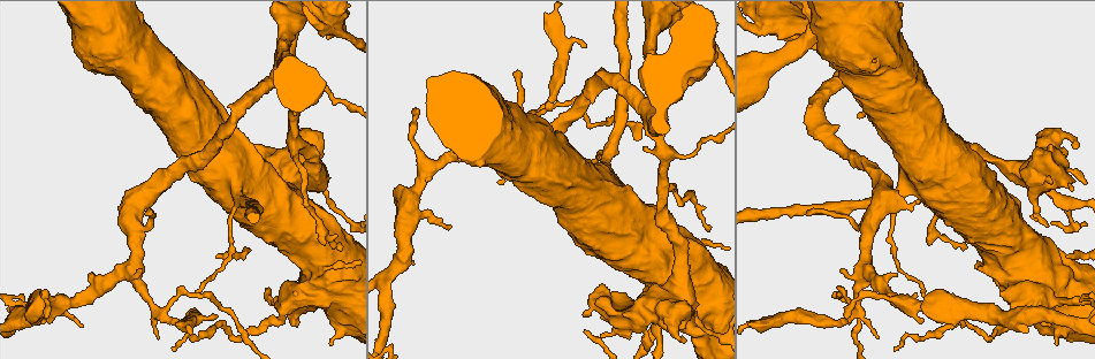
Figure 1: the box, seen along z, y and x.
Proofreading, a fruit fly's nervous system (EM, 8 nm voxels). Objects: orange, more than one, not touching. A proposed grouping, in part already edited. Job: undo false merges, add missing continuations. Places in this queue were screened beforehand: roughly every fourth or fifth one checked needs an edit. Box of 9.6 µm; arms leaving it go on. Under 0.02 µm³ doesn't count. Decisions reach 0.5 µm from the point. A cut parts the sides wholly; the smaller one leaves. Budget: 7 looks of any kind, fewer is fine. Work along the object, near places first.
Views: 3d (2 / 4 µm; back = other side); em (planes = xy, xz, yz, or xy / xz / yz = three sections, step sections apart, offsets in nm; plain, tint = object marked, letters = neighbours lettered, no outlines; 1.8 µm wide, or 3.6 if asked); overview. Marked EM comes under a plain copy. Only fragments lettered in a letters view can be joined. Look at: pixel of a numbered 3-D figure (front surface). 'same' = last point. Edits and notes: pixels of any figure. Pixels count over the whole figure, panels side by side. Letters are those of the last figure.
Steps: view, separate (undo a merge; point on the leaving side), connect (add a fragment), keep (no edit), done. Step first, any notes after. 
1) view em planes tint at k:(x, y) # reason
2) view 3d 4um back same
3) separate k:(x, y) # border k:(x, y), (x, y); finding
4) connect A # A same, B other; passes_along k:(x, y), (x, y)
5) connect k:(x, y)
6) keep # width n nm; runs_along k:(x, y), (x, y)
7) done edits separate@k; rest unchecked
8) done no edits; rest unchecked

view 3d 4um at 1:(878, 59) # touches itself

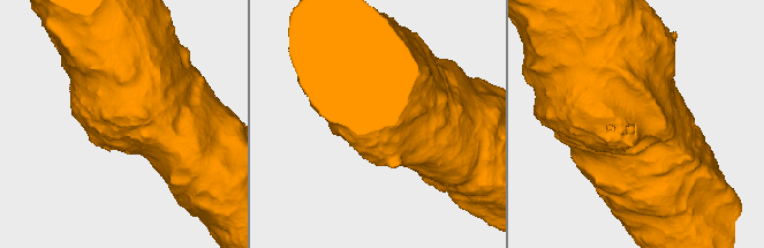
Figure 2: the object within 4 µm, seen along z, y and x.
view em 3.6um yz step 8 tint at 2:(633, 127) # now the EM

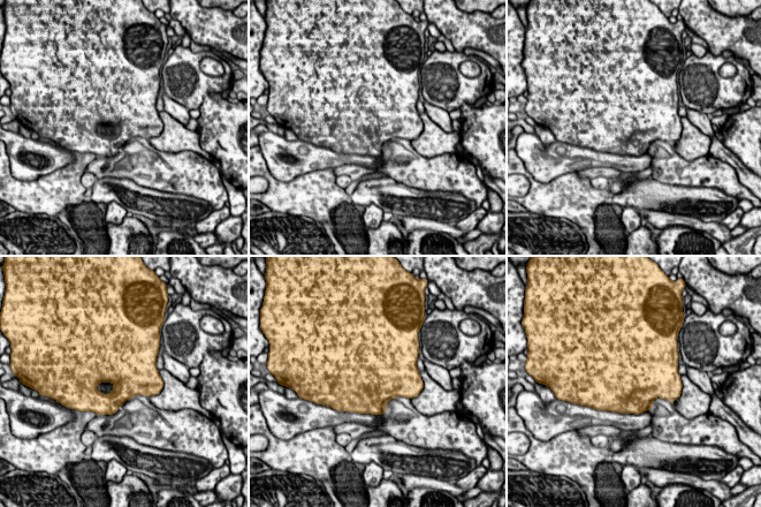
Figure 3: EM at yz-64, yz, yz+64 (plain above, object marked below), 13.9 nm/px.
view em 3.6um planes letters same

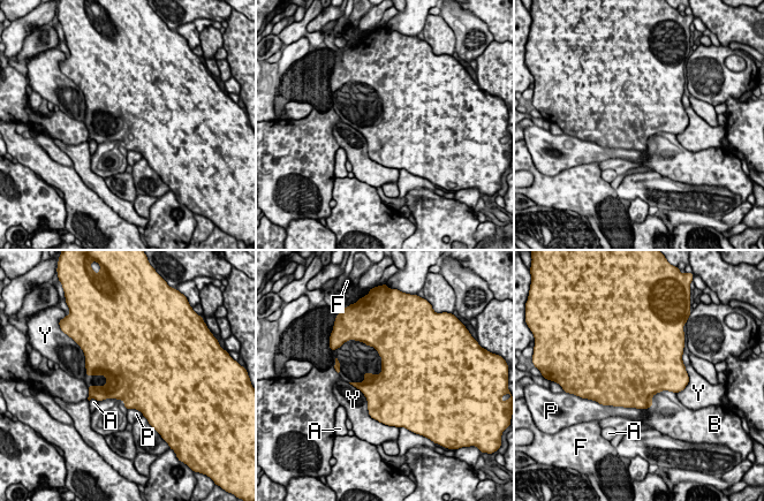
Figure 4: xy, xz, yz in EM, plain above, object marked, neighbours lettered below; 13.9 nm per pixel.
keep # A other, B other, F other, P other, Y other; all the same cell

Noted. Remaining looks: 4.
view em 3.6um yz step 16 letters at 1:(753, 27) # sudden change in width

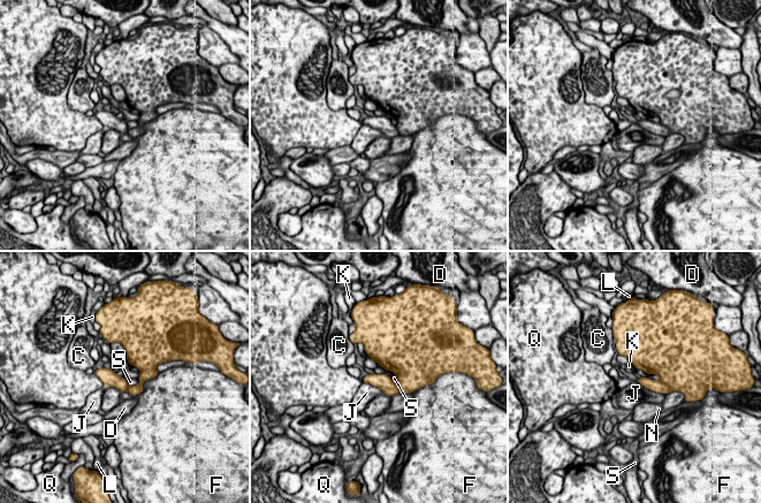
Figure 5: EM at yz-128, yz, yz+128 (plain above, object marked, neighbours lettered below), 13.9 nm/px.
separate 5:(652, 385) # longest_contact F 500 nm; C other, D other, F other, J other, K other, L other, N other, Q other, S other; a second cell is stuck on

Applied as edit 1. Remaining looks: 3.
view overview

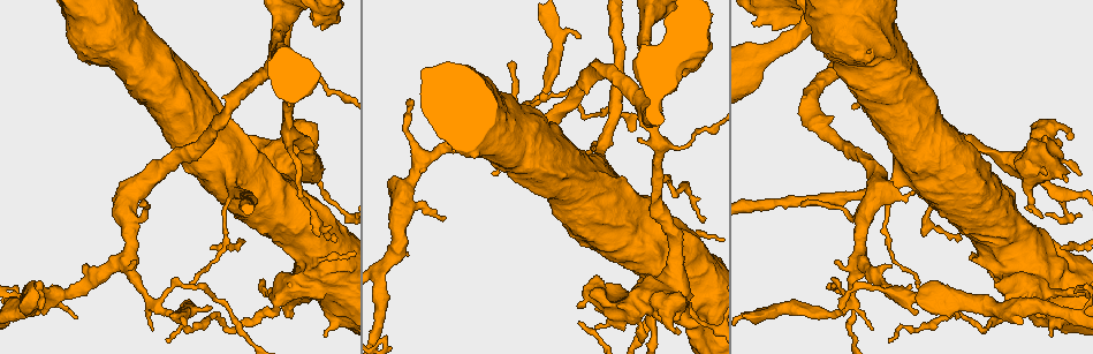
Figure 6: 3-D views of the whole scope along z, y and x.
view 3d 4um at 6:(316, 254) # abrupt turn

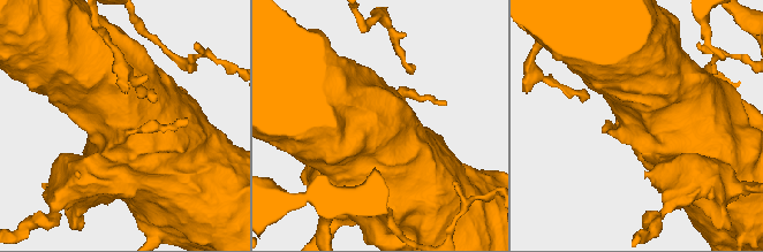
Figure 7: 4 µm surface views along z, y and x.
view em 3.6um yz step 4 letters at 7:(631, 126)

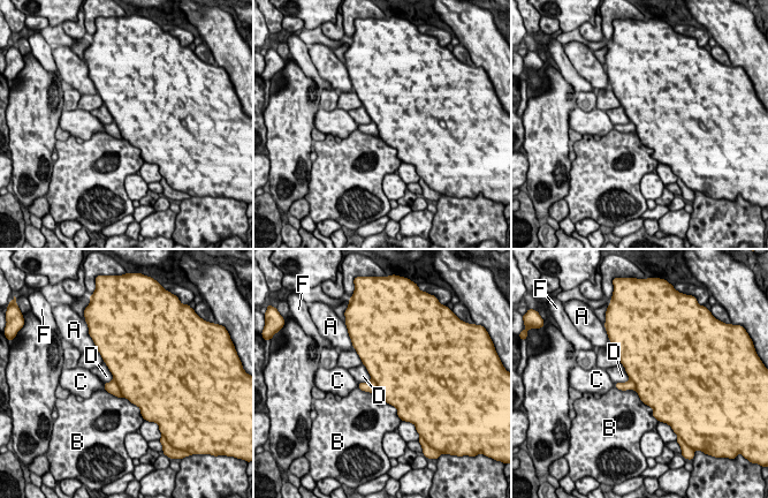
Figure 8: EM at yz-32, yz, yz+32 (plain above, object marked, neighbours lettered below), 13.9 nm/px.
separate 8:(112, 387) # A other, B other, C other, D other, F other; a second cell is stuck on

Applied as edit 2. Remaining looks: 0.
done edits separate@5, separate@8; rest unchecked

